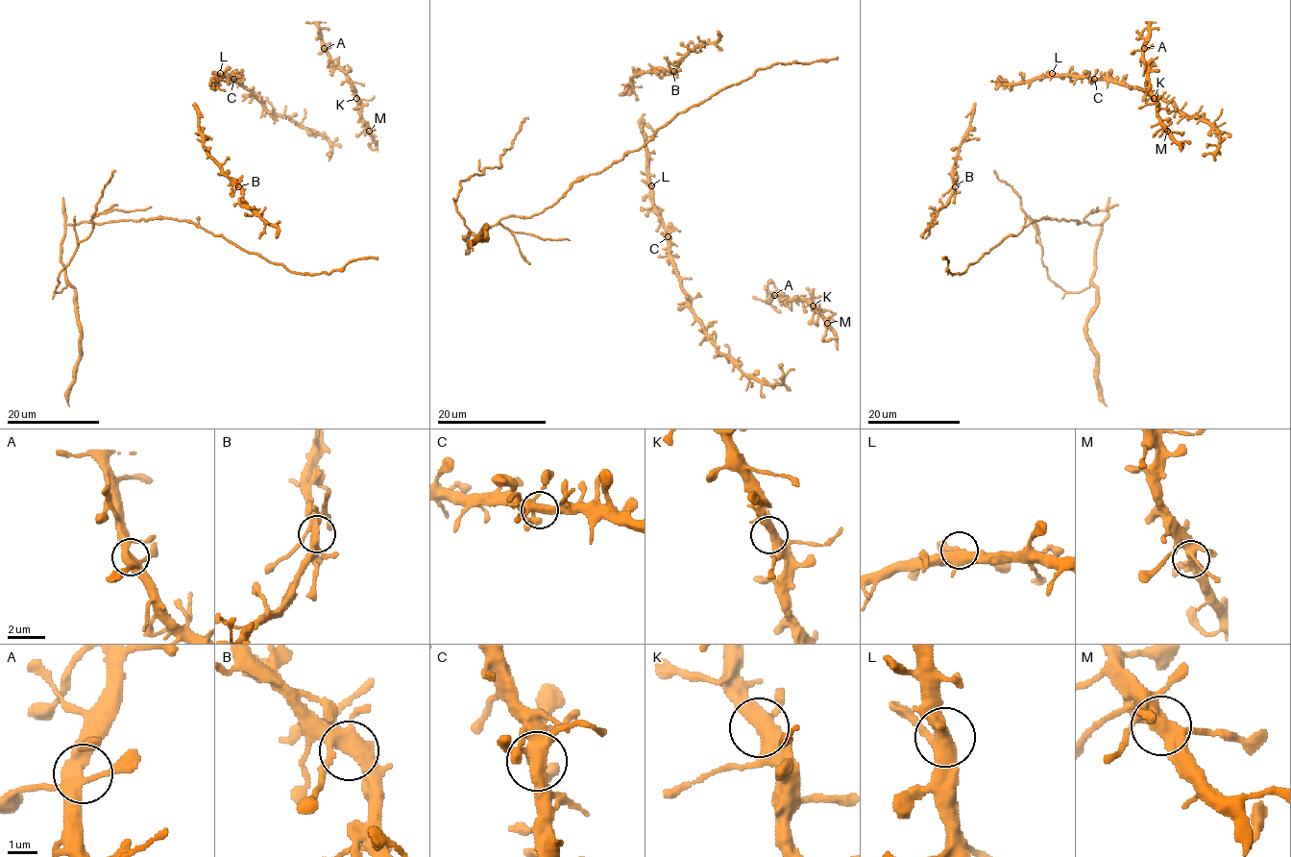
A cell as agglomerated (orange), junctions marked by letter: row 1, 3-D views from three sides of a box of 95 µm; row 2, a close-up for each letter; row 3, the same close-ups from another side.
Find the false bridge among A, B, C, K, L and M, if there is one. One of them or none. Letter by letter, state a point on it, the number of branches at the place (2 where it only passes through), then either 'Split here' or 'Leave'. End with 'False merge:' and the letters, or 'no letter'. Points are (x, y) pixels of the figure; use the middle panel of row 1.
A: Place: (774, 295). Branches: 5. Leave
B: Place: (673, 71). Branches: 5. Leave
C: Place: (668, 236). Branches: 5. Leave
K: Place: (813, 306). Branches: 3. Leave
L: Place: (651, 185). Branches: 4. Leave
M: Place: (827, 323). Branches: 6. Leave
False merge: no letter

